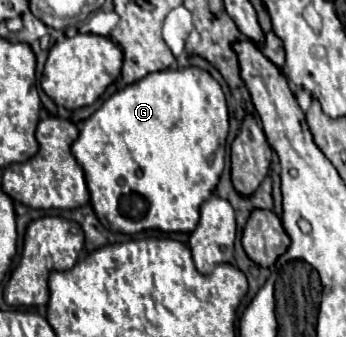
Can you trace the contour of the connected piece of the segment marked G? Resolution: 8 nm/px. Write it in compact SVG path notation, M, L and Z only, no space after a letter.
M188 66L188 68L176 68L176 70L160 70L144 76L142 80L118 90L112 94L88 120L84 120L78 140L72 144L72 154L78 160L78 164L84 170L86 184L90 190L90 204L98 216L98 220L112 232L122 234L136 234L142 230L162 230L162 232L192 232L200 220L200 204L210 198L214 192L220 174L224 170L224 152L226 152L226 136L228 136L228 108L226 98L220 88L220 84L202 68Z

